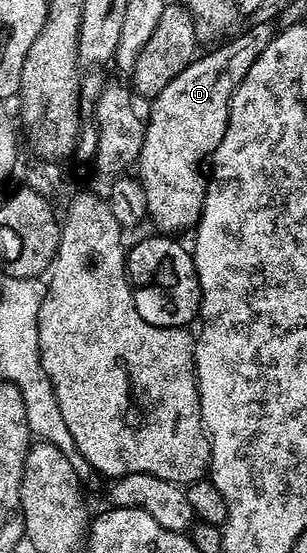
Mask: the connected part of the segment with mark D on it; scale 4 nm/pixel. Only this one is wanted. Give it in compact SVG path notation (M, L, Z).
M256 23L247 26L247 31L239 30L231 43L226 43L216 51L210 51L207 55L199 54L183 71L176 73L168 85L159 95L153 96L150 107L150 120L146 123L146 136L141 136L140 150L136 155L136 178L142 184L144 197L148 197L148 209L146 210L149 222L155 223L162 233L176 233L174 231L186 231L197 228L198 219L202 215L202 202L206 196L206 180L204 164L213 156L214 150L220 145L220 141L226 132L228 125L228 113L230 102L248 69L268 49L276 34L274 23Z

